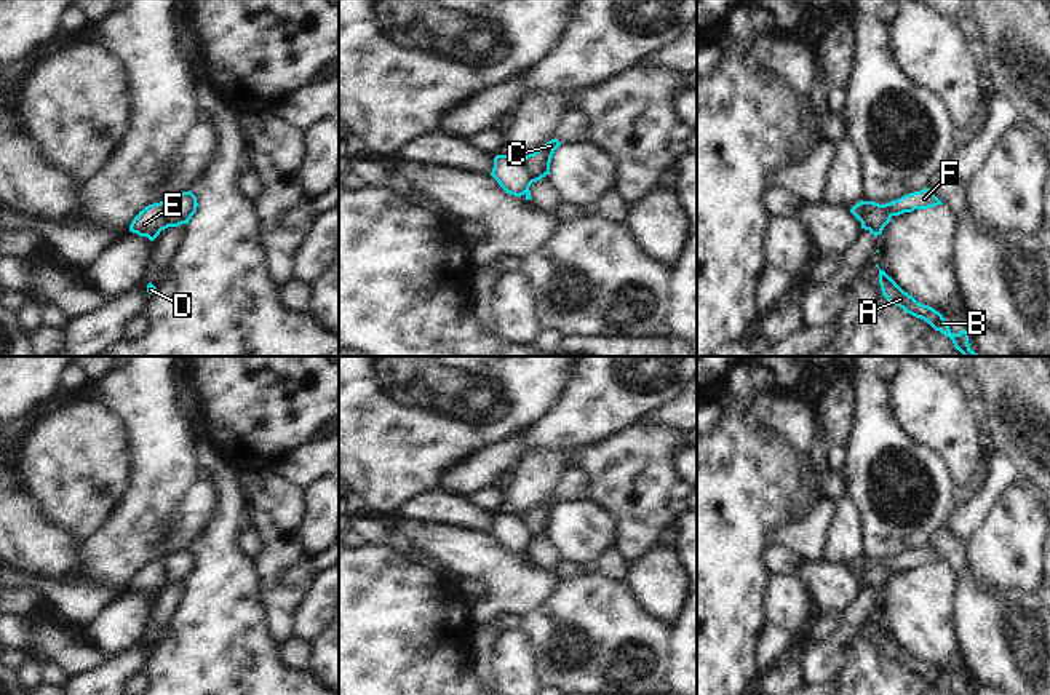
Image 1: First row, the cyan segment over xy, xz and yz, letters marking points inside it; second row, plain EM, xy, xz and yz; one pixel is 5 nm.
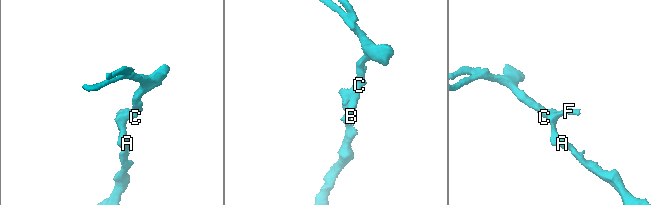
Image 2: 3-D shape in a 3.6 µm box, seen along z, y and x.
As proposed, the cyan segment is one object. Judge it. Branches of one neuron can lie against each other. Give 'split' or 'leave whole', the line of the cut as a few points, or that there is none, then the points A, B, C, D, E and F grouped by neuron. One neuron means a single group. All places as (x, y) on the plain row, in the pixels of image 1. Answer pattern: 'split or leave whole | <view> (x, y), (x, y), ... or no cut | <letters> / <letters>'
split | xy (163, 559), (170, 583) | A B D E / C F

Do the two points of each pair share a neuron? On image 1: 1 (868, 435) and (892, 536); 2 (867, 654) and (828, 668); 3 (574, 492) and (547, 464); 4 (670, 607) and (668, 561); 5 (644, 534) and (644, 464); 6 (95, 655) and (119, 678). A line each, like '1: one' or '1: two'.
1: one
2: two
3: two
4: one
5: one
6: two

